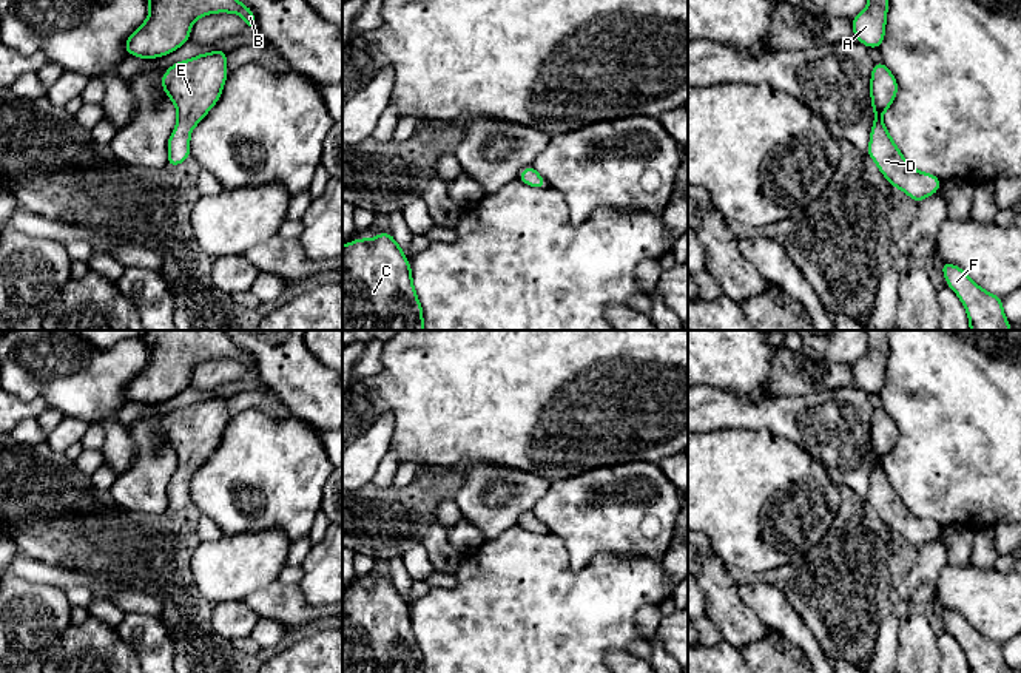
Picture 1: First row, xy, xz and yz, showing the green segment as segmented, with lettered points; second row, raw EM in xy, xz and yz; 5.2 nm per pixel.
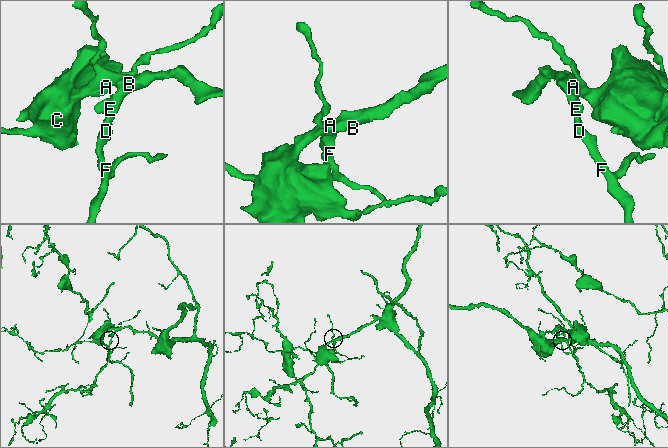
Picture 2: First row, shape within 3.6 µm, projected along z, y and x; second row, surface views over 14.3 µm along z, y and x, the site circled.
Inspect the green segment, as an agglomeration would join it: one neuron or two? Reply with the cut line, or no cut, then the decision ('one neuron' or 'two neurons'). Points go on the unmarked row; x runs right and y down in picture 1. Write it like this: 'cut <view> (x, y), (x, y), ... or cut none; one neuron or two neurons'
cut none; one neuron

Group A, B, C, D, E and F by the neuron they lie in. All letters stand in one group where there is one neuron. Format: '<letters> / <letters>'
A B C D E F

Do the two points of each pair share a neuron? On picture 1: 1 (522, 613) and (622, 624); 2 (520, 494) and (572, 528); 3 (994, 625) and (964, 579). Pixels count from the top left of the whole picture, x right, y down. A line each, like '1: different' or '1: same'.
1: same
2: different
3: same

